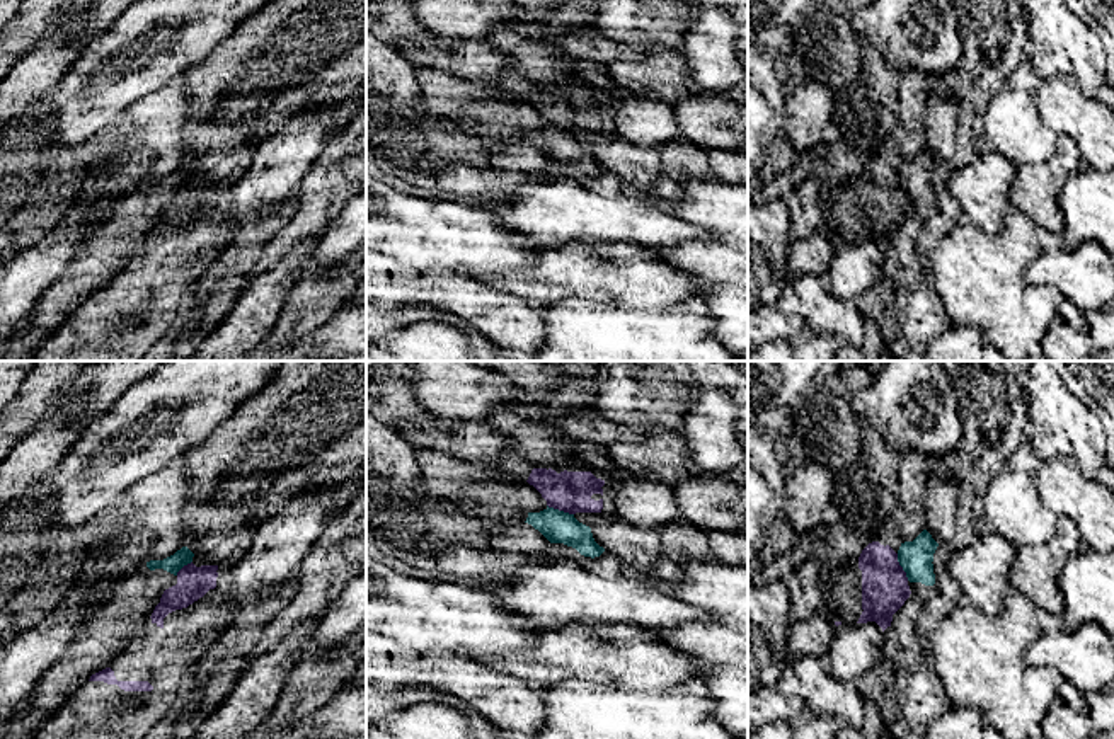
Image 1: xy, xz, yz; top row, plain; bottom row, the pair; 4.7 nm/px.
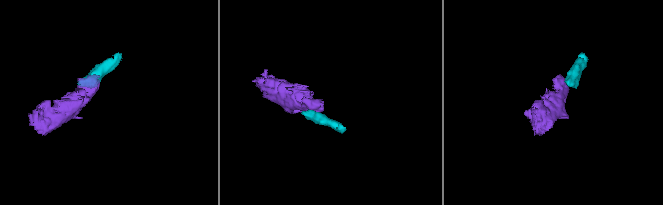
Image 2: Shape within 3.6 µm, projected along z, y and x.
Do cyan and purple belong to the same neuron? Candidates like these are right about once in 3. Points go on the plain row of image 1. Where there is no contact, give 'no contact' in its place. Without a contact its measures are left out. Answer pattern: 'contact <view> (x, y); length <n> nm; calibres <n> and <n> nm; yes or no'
contact xz (561, 130); length 140 nm; calibres 160 and 190 nm; no

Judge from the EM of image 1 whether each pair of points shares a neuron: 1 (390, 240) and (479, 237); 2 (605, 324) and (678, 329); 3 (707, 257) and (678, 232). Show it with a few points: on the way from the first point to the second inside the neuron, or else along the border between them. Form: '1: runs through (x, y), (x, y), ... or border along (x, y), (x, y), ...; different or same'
1: runs through (413, 237), (457, 237); same
2: runs through (624, 329), (660, 329); same
3: border along (712, 235), (658, 249); different

